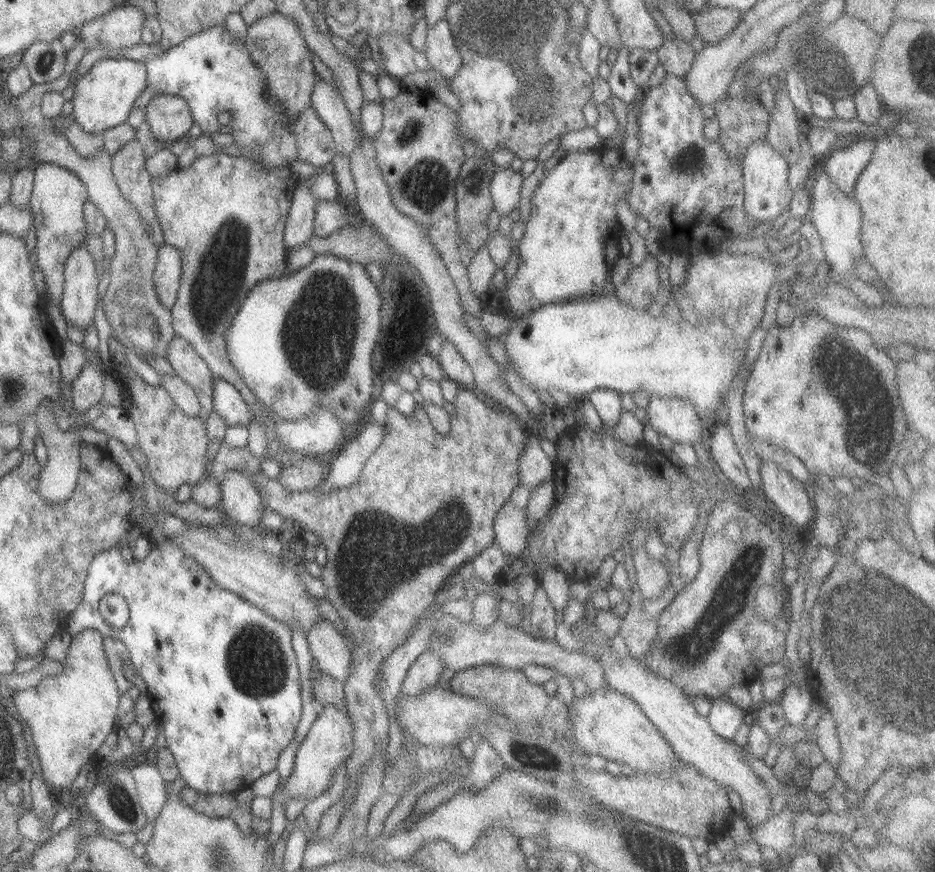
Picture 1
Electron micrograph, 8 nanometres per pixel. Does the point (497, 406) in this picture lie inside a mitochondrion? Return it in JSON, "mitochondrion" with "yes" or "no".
{"mitochondrion":"no"}

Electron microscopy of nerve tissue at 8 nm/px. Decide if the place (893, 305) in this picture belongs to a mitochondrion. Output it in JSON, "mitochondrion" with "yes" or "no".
{"mitochondrion":"no"}

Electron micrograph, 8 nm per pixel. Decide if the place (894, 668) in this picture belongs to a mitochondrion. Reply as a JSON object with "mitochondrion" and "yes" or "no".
{"mitochondrion":"yes"}

